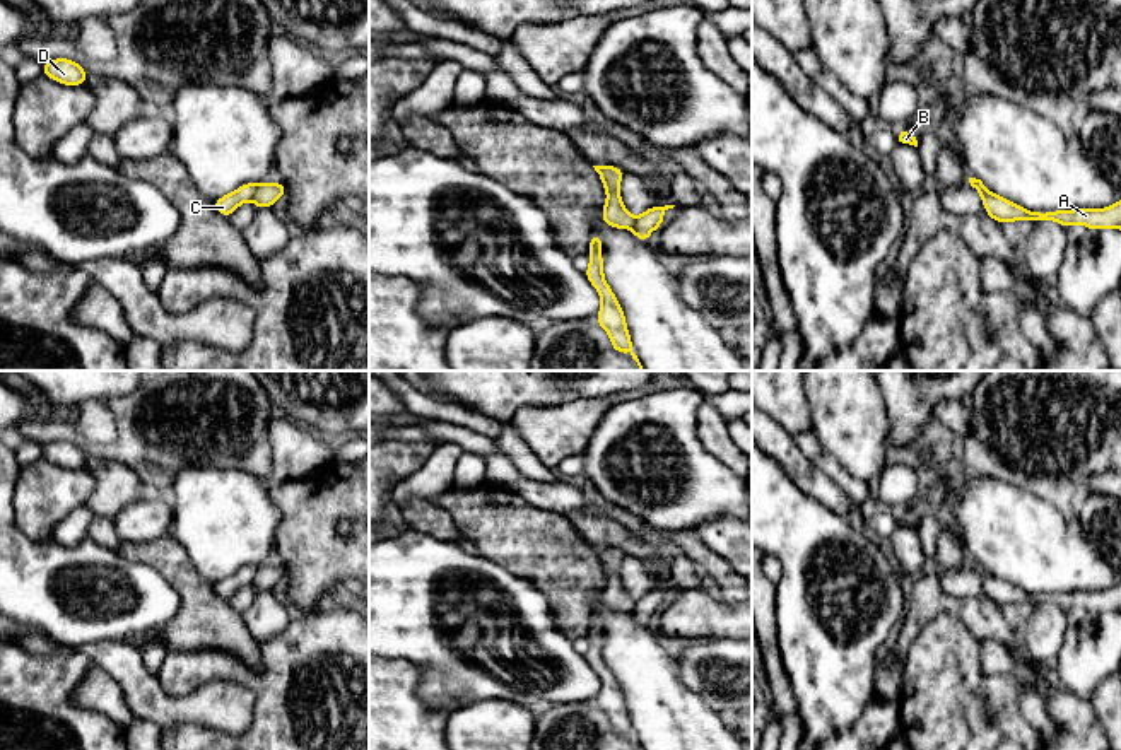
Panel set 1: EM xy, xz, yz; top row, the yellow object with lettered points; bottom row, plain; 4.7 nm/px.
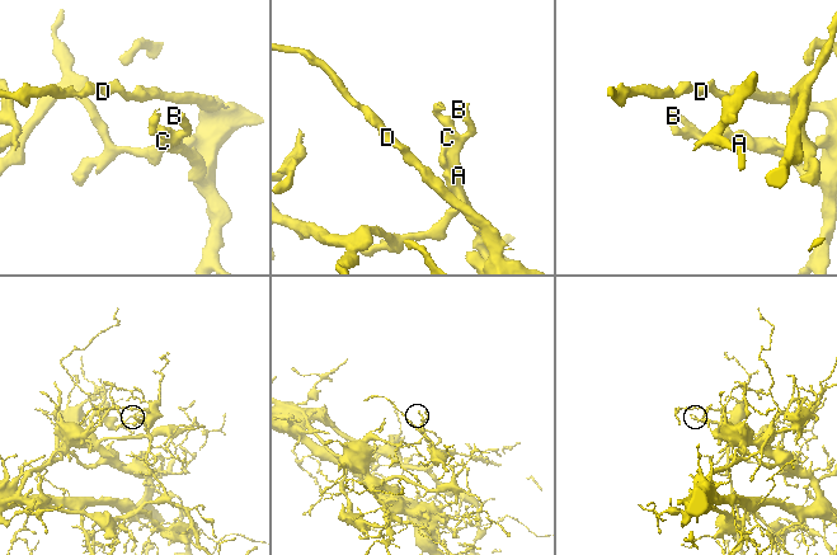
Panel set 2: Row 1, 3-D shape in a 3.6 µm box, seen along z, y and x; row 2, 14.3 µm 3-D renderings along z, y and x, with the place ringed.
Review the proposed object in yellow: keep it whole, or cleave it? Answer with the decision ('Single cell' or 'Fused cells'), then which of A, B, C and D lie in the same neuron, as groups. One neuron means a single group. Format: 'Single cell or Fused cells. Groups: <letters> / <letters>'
Fused cells. Groups: A B / C D

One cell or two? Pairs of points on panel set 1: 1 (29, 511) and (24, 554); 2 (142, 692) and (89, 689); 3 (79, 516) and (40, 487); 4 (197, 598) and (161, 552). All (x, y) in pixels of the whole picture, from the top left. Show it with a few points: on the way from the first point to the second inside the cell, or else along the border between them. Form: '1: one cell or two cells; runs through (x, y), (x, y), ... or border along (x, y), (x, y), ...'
1: two cells; border along (17, 527), (35, 539), (50, 539)
2: two cells; border along (94, 663), (117, 682), (137, 718)
3: two cells; border along (84, 503), (70, 509), (53, 527), (50, 537)
4: one cell; runs through (192, 586), (173, 564)

